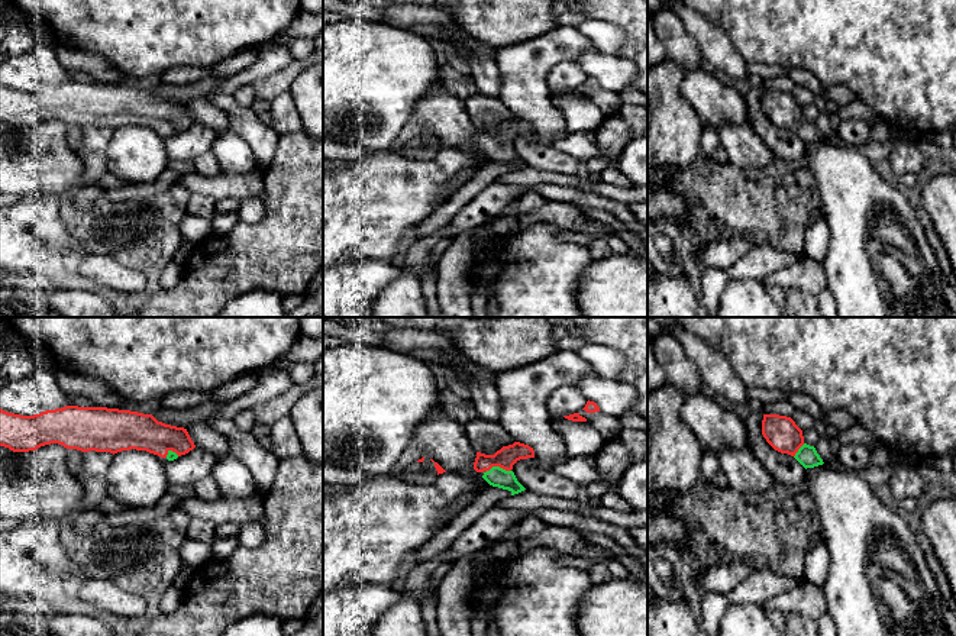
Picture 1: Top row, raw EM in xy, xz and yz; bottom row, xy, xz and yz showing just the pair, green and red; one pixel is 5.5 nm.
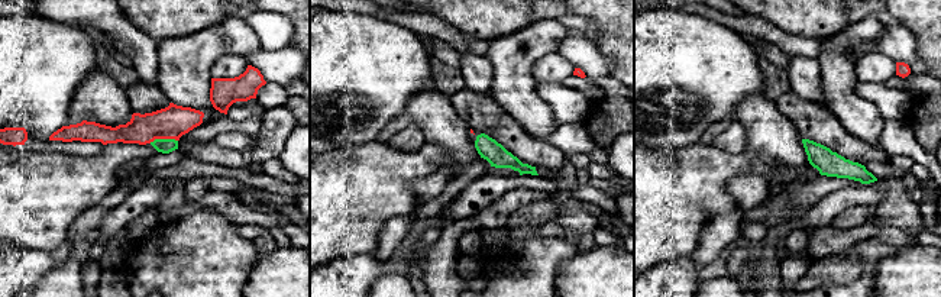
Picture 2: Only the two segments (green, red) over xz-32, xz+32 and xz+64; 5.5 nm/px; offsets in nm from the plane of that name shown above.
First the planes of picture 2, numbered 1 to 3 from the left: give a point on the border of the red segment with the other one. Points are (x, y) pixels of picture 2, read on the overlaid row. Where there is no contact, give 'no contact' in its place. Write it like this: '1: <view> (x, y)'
1: xz-32 (162, 139)
2: no contact
3: no contact

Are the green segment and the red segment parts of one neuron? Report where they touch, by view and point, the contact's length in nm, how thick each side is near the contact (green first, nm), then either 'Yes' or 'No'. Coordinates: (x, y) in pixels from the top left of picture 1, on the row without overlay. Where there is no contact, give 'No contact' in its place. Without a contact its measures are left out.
Touches green at xz (497, 142). Shared border 140 nm. Thickness 110 nm (green) against 120 nm. Yes

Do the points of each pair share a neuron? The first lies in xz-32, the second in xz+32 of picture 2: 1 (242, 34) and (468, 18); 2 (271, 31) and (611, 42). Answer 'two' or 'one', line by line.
1: two
2: two

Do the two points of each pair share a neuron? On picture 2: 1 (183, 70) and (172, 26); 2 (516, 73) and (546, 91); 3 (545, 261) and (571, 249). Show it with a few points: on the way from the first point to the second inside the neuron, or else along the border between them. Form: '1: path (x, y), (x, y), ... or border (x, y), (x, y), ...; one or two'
1: border (209, 28), (158, 41); two
2: border (536, 83), (536, 93), (550, 107), (553, 115); two
3: path (550, 255), (556, 249), (565, 249); one

